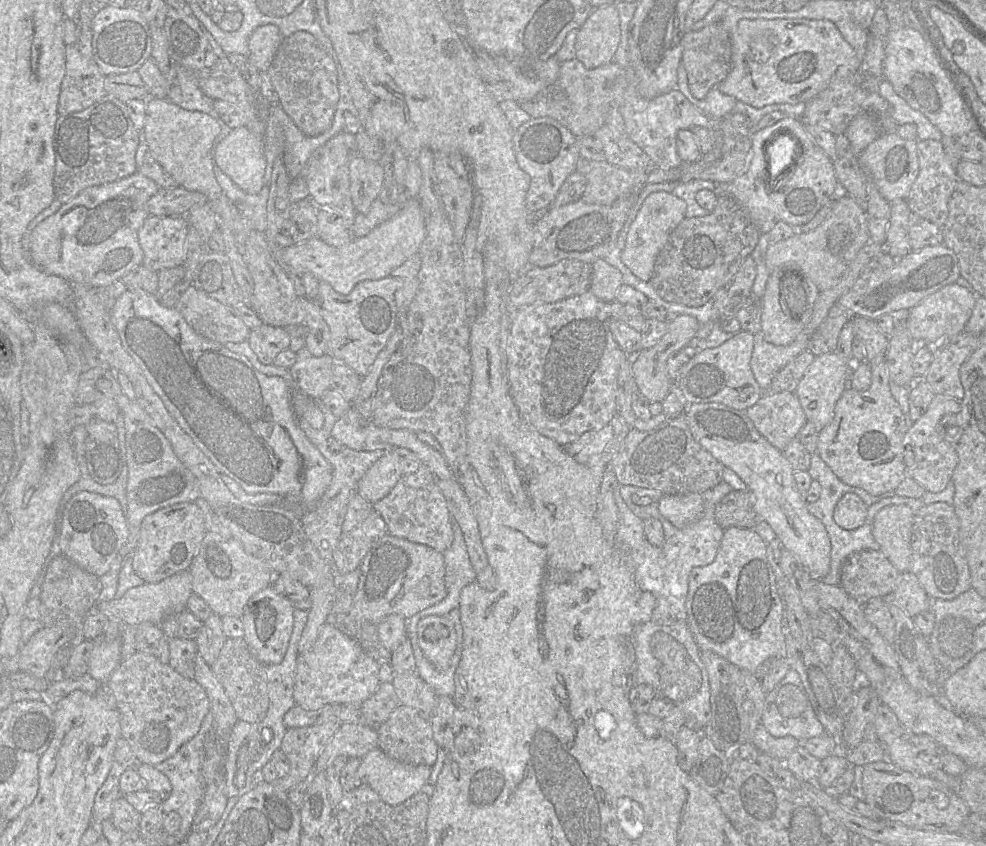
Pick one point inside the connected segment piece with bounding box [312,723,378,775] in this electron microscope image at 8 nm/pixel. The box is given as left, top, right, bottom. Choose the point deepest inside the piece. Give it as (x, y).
(350, 740)

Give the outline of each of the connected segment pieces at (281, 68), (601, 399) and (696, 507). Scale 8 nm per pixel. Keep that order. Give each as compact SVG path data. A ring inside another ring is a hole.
M297 31L283 39L267 73L277 93L278 105L302 133L314 137L330 128L339 100L337 66L335 60L324 50L312 34Z
M591 290L555 303L537 303L518 308L513 318L506 343L507 374L512 397L524 419L541 435L562 446L577 440L584 433L612 424L617 414L618 377L628 355L621 350L610 329L610 303L597 298Z
M703 493L665 494L658 500L658 510L676 528L685 528L703 515Z

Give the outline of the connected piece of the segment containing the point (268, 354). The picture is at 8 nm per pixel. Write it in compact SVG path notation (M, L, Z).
M263 324L251 330L247 339L260 362L274 363L277 355L290 348L292 335L288 329Z

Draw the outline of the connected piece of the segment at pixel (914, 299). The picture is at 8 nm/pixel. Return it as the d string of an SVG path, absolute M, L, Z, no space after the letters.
M943 243L910 251L890 268L876 271L869 276L859 276L854 285L842 295L837 304L851 316L861 316L876 320L882 315L891 314L906 318L907 312L925 297L942 287L955 283L960 276L956 254Z

